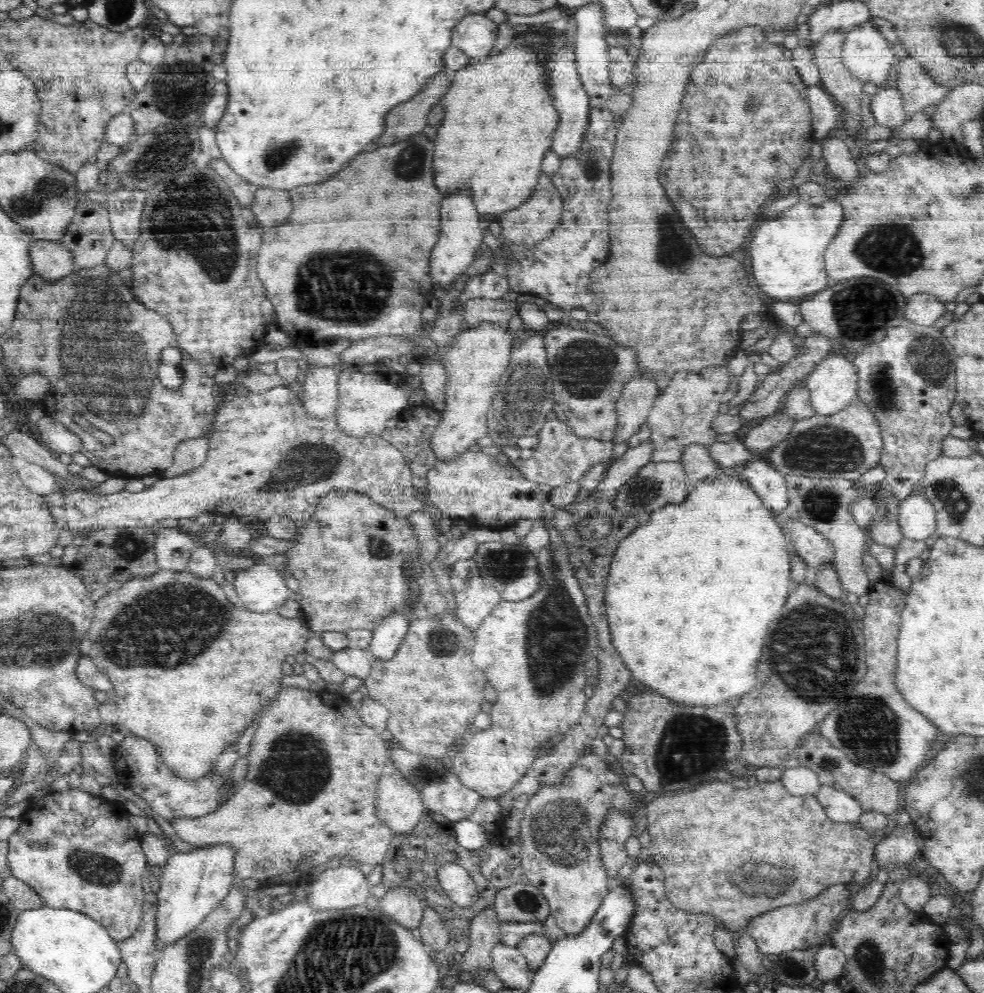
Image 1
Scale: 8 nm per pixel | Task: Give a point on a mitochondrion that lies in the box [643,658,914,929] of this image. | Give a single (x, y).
(690, 746)

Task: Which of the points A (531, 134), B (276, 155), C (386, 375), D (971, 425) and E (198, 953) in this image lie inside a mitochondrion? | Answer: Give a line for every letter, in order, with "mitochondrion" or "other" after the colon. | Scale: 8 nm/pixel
A: other
B: mitochondrion
C: other
D: other
E: mitochondrion

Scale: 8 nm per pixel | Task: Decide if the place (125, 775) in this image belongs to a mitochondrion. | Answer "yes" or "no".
no

